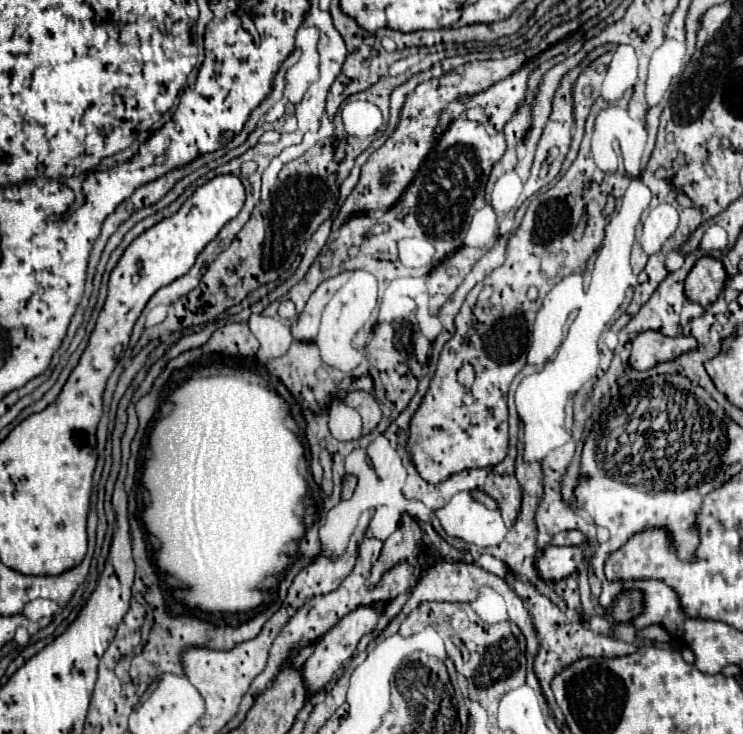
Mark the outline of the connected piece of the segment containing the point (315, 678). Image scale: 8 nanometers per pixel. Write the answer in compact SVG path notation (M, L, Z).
M375 601L371 605L359 605L355 611L351 611L349 615L345 615L331 631L327 631L315 645L315 653L305 661L303 665L303 677L305 677L305 685L309 689L309 693L315 693L323 687L327 687L327 683L331 681L333 673L353 655L357 643L361 641L361 637L369 635L375 631L379 617L385 611L385 603L383 601Z

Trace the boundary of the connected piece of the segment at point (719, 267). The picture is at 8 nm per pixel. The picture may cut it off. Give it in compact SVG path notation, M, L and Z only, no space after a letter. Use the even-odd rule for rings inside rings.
M705 255L695 263L691 273L685 279L685 295L693 301L699 303L701 307L711 305L717 301L719 293L723 291L727 271L721 263L721 259L715 259L711 255Z

